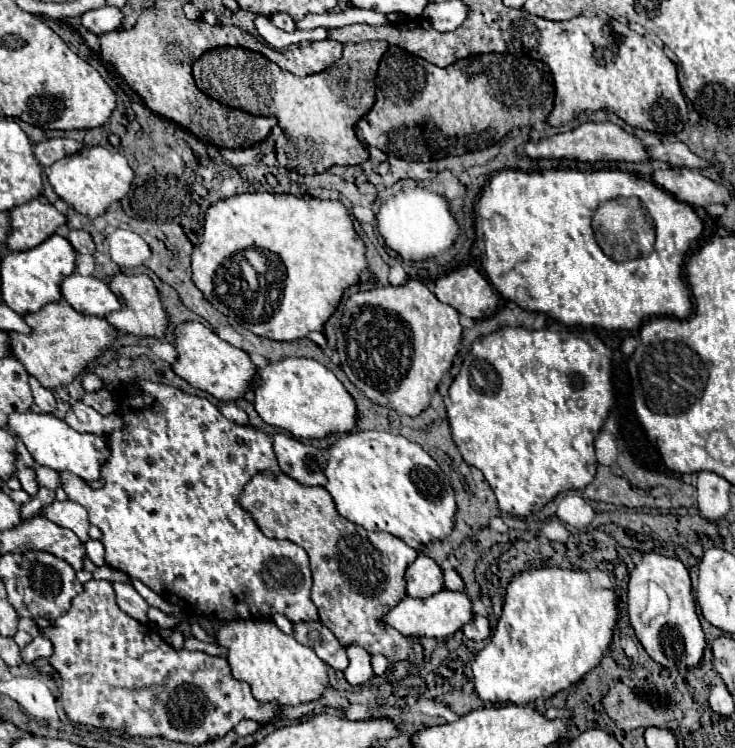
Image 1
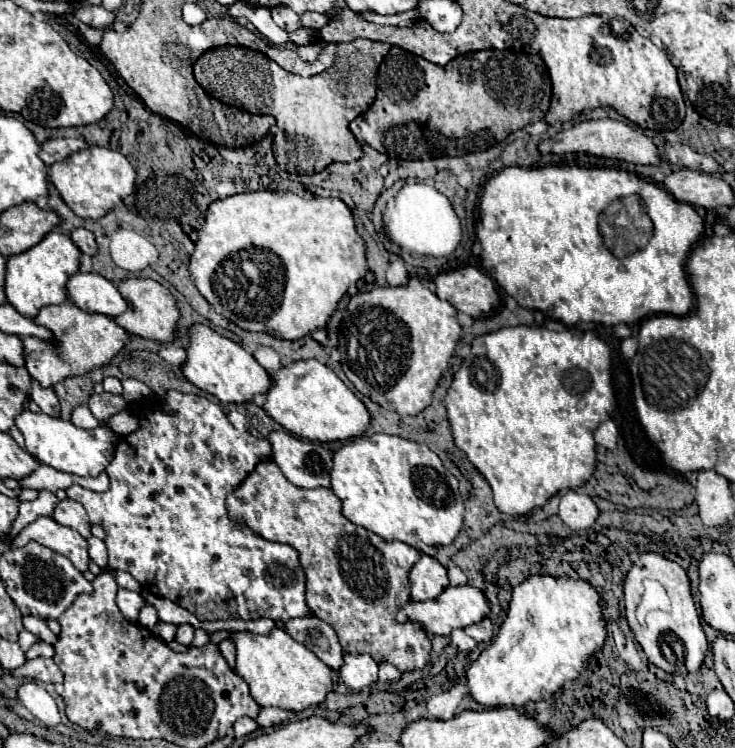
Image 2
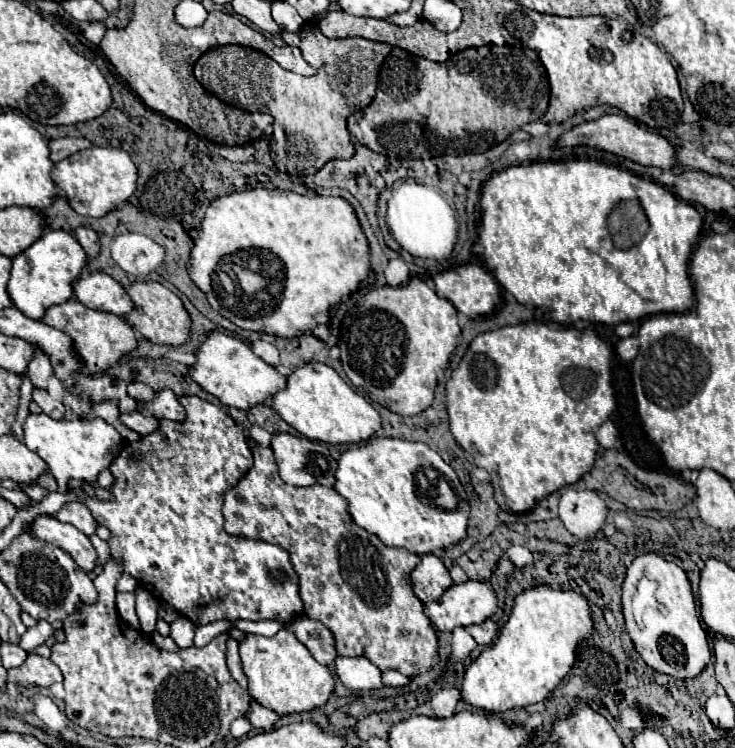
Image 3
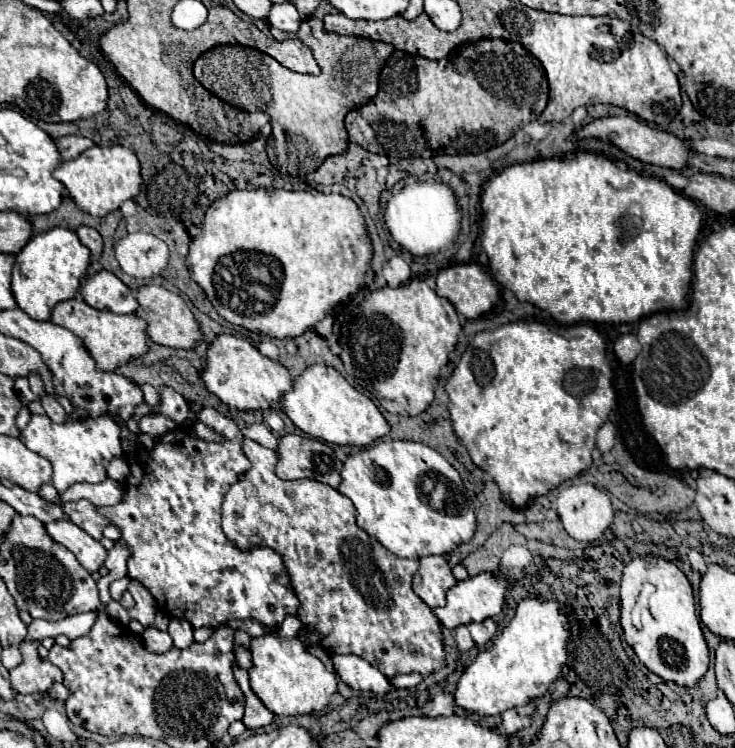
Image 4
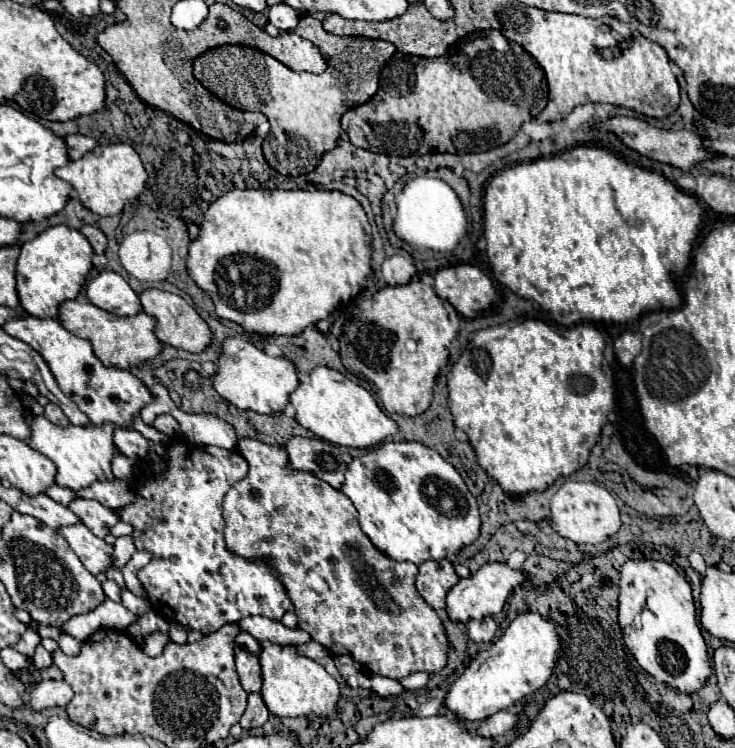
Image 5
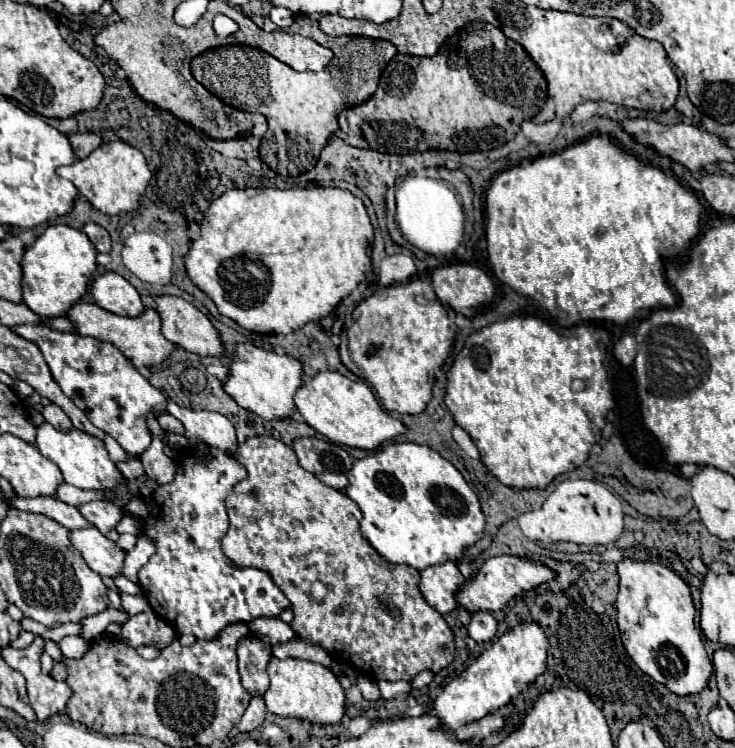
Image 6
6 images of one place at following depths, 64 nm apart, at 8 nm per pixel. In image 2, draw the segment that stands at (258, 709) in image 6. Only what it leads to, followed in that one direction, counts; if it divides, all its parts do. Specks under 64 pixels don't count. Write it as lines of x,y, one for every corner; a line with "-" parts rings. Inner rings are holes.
222,640
220,642
220,652
222,652
222,656
226,658
226,662
230,664
230,668
234,670
234,664
236,664
236,656
234,656
234,640
-
262,708
254,720
260,728
272,728
272,726
278,726
280,722
288,720
290,716
294,716
294,712
280,710
280,708

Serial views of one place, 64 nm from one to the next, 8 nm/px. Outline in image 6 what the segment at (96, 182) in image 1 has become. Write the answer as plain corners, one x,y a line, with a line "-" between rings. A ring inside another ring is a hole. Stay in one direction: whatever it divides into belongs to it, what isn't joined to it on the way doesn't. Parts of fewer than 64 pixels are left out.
122,140
102,144
88,158
78,160
76,164
70,166
60,166
56,172
62,178
70,180
78,188
80,196
84,196
96,210
104,214
120,214
136,210
140,206
140,196
144,194
152,178
144,154

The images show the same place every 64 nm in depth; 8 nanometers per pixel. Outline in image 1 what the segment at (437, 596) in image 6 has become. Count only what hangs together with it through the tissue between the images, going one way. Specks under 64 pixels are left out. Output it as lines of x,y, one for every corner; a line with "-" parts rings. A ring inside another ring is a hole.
420,554
406,570
406,590
414,598
434,596
444,588
442,568
428,556

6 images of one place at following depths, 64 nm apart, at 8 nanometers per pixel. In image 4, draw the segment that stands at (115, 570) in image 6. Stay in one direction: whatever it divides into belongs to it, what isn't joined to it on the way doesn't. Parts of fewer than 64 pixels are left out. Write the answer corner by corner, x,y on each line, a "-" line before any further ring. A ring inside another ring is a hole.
48,522
44,526
46,526
48,534
58,544
64,544
88,572
98,572
98,568
104,564
106,548
98,540
94,540
90,534
86,534
82,528
78,528
76,524

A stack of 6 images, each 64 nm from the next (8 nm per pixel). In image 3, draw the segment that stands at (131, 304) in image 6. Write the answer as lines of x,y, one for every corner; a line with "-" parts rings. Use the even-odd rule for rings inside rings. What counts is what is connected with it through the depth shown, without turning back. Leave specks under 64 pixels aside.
104,272
80,276
74,282
74,296
86,308
112,312
116,316
126,316
134,310
134,302
126,294
126,290
112,276

